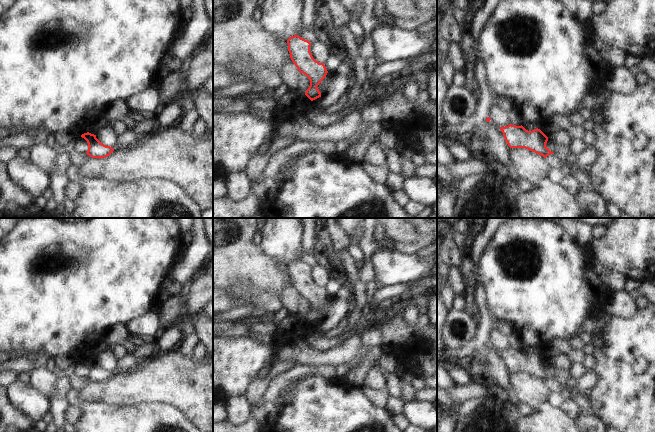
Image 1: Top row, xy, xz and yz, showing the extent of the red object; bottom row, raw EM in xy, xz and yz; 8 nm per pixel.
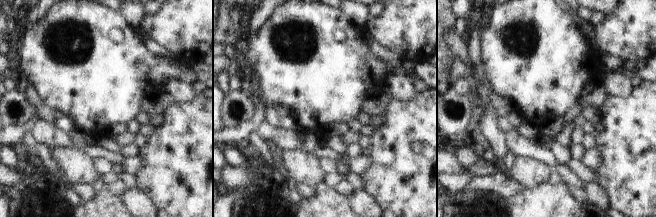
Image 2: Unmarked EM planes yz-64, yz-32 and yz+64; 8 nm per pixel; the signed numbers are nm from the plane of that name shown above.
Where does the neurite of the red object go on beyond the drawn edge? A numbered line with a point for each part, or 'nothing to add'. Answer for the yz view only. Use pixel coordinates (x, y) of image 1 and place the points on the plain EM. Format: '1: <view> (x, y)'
nothing to add.

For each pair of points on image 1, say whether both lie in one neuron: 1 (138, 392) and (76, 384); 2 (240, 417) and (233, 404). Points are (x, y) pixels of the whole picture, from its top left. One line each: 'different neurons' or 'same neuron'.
1: different neurons
2: same neuron

